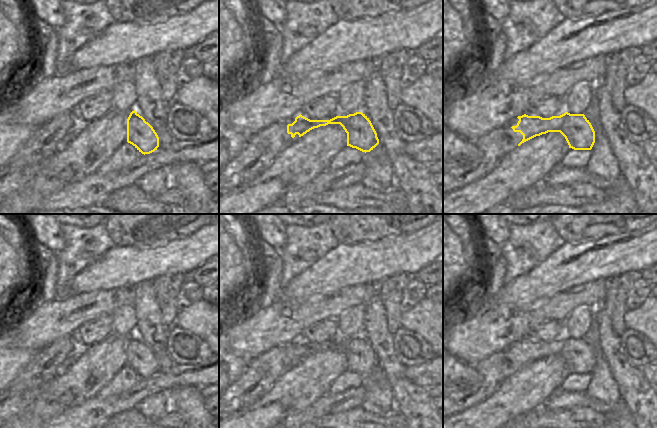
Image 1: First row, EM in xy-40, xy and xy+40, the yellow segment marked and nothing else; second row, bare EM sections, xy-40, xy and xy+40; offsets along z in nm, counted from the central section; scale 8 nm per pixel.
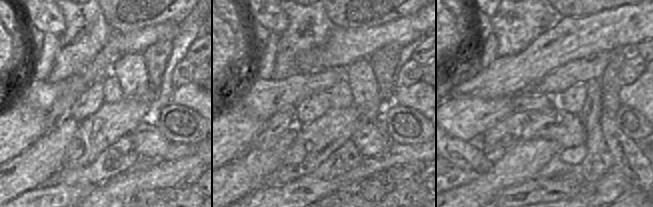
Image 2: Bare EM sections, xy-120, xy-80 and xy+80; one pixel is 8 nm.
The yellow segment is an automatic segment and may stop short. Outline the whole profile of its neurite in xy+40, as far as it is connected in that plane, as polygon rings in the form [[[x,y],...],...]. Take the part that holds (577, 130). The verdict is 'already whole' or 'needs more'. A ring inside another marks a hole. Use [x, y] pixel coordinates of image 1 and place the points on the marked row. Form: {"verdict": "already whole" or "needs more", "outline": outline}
{"verdict": "already whole", "outline": [[[565,112],[560,116],[552,116],[550,118],[542,118],[540,116],[528,116],[526,114],[517,117],[519,119],[516,126],[512,126],[514,132],[520,132],[523,135],[522,141],[518,144],[520,146],[522,143],[542,134],[546,134],[548,132],[560,132],[566,139],[569,148],[574,150],[591,150],[595,143],[595,131],[589,122],[589,120],[585,117],[584,114],[570,114]]]}

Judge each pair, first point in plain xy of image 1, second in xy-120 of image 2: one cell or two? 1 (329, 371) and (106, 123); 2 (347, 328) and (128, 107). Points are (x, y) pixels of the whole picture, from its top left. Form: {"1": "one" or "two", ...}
{"1": "one", "2": "two"}

